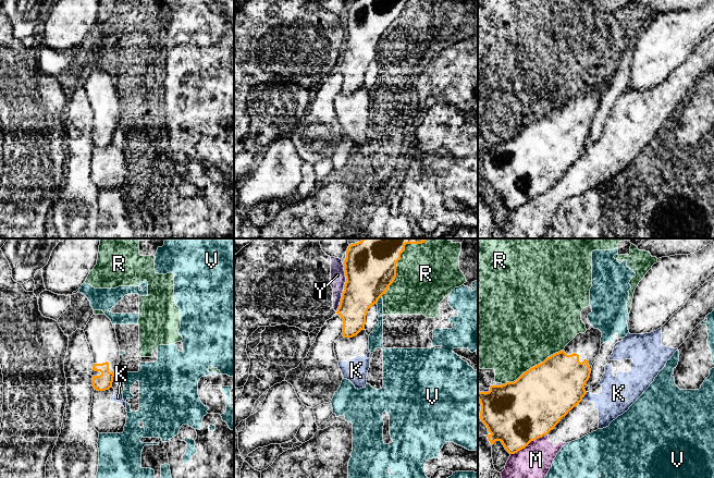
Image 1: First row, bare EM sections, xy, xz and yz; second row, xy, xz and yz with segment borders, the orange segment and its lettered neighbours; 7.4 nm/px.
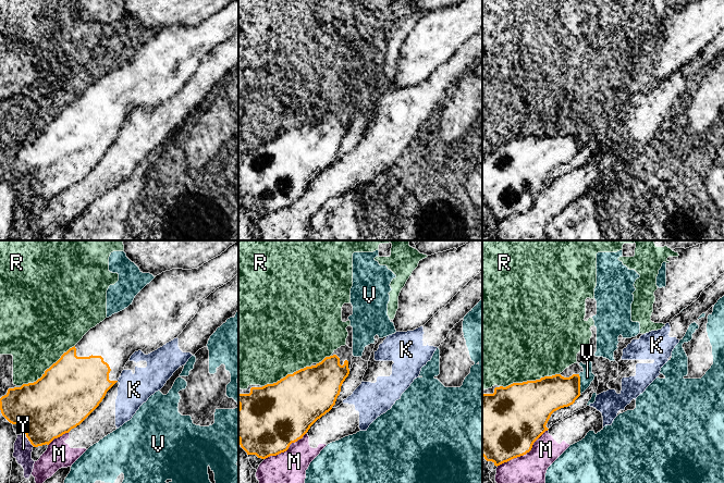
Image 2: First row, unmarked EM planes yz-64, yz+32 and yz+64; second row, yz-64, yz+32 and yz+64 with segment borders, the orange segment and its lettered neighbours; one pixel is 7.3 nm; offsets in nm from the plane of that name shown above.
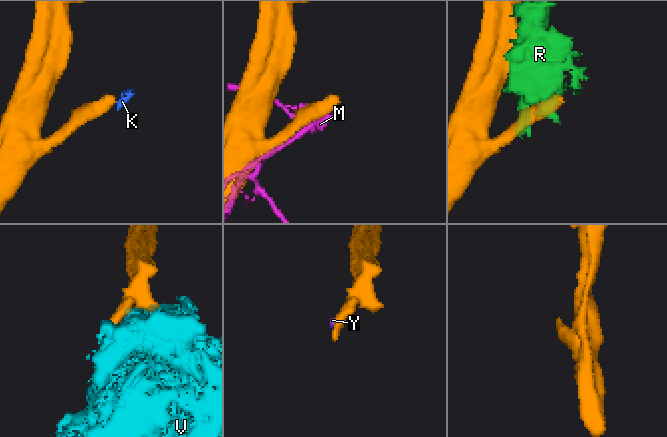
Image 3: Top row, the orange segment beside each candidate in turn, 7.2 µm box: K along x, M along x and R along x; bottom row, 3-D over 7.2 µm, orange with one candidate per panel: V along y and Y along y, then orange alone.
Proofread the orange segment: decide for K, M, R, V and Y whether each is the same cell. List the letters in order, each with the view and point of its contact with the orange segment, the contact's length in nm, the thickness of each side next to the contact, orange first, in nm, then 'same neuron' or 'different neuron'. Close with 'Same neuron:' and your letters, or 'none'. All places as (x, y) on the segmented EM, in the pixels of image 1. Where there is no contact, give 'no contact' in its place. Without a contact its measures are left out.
K: yz (583, 395) | 80 nm | 420/240 nm | different neuron
M: yz (528, 443) | 320 nm | 460/240 nm | different neuron
R: xz (399, 258) | 550 nm | 380/440 nm | different neuron
V: xz (378, 298) | 70 nm | 380/80 nm | different neuron
Y: xz (344, 287) | 360 nm | 380/110 nm | different neuron
Same neuron: none

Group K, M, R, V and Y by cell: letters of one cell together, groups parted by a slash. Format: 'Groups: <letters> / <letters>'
Groups: K M / R / V / Y

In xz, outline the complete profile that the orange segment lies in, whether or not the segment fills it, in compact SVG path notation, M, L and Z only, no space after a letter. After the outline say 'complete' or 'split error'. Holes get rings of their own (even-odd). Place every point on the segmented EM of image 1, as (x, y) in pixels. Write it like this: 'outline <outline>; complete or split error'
outline M362 238L346 250L346 282L336 314L343 319L344 338L365 329L368 309L378 303L396 278L396 262L406 244L428 238Z; complete

